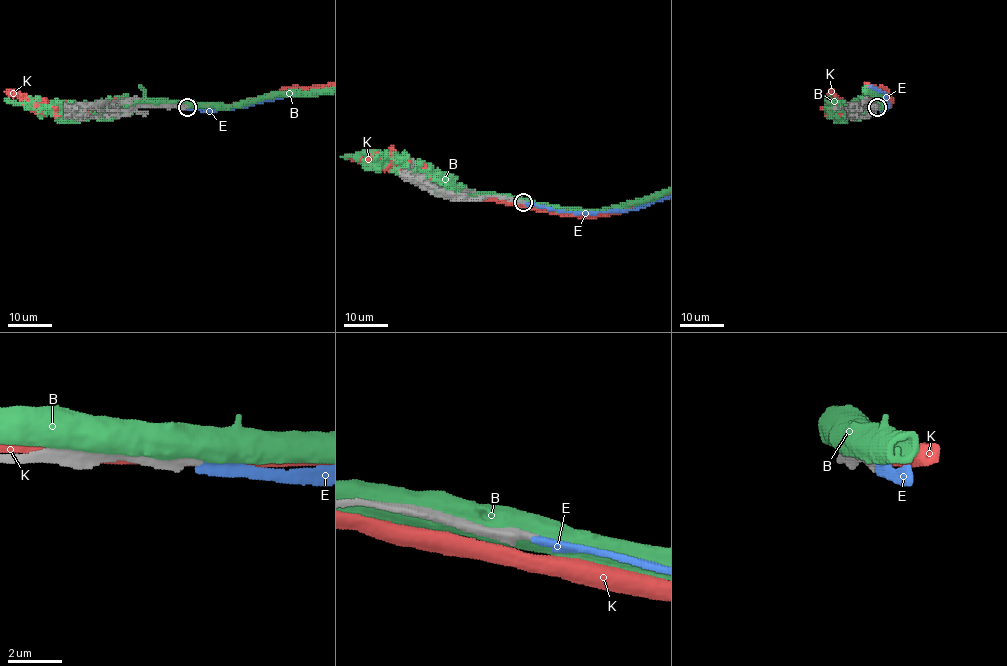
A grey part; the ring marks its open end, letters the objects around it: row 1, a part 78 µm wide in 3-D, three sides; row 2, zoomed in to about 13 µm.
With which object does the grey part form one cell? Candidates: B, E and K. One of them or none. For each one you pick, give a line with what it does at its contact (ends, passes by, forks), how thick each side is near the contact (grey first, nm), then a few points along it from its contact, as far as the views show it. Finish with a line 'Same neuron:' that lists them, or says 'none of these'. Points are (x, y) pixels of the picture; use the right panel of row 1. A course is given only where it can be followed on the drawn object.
E: it ends | 420/400 nm
Same neuron: E

